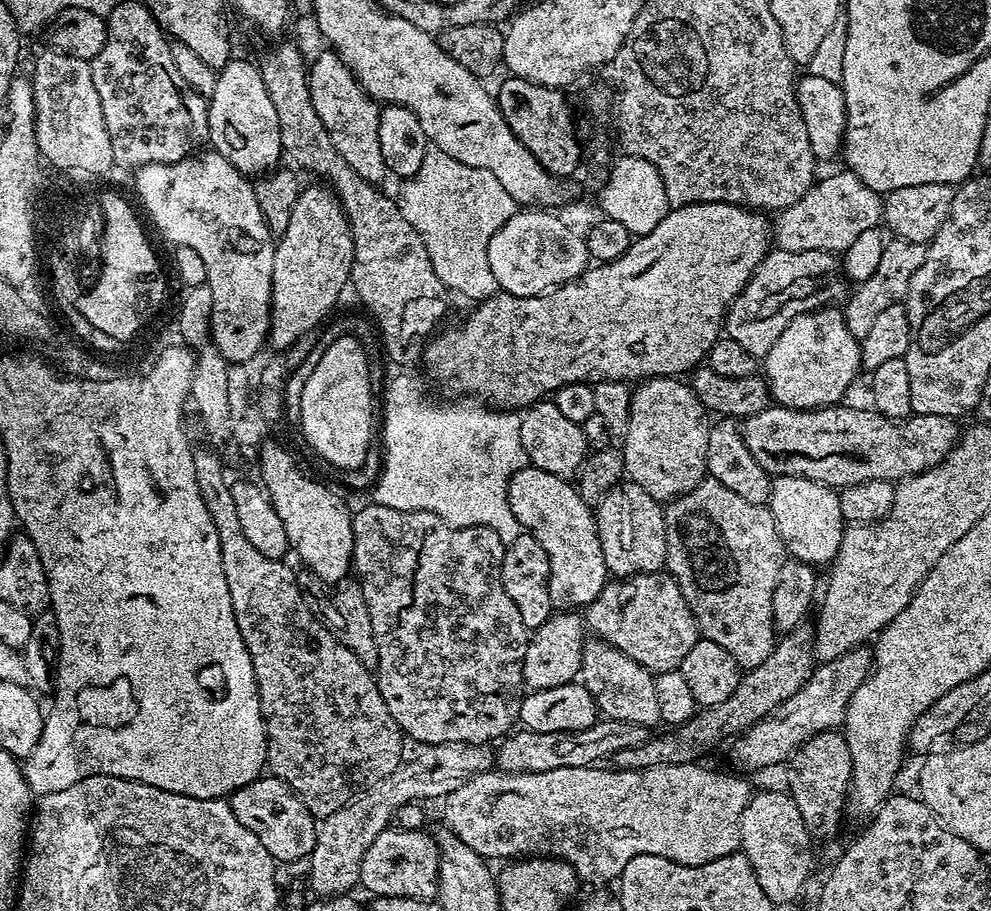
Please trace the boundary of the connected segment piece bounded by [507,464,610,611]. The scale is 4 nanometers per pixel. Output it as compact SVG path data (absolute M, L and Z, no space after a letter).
M527 464L509 476L507 502L521 529L533 536L547 554L553 609L580 610L595 601L607 584L610 573L598 538L595 513L591 505L582 502L575 485L565 477Z

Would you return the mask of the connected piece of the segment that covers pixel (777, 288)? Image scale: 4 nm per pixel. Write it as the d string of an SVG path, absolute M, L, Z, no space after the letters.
M781 248L769 251L764 261L752 272L734 302L728 307L728 314L722 325L727 339L738 342L750 355L764 358L772 346L772 336L779 336L792 320L792 300L788 296L796 296L796 292L788 292L788 288L796 288L792 284L792 276L841 276L842 268L837 257L822 250L806 250L805 252L787 252Z

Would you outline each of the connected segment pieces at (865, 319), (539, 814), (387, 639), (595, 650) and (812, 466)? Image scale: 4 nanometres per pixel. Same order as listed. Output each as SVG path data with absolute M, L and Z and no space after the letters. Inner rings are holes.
M899 238L889 239L889 244L878 252L878 266L874 266L874 274L870 278L859 281L856 288L847 297L848 305L843 305L844 320L848 324L850 334L859 342L864 341L866 334L870 334L874 318L882 314L882 310L901 303L907 297L910 290L910 278L914 278L914 270L922 266L926 258L926 247L923 244L915 244L909 240Z
M703 763L691 764L659 764L642 770L626 770L621 772L608 766L593 766L590 768L563 768L562 770L546 770L545 772L501 772L489 770L479 775L472 776L464 785L445 796L442 800L444 805L444 820L447 831L454 833L459 840L466 842L470 850L474 850L479 856L489 861L496 860L499 856L504 858L531 858L543 856L553 860L565 860L581 881L588 884L604 884L607 880L615 881L626 870L626 862L630 858L642 854L654 854L667 860L673 860L677 866L685 869L697 868L699 864L709 864L723 856L731 856L740 846L740 815L742 810L751 802L754 788L751 788L745 777L727 776L724 772L715 772L712 768L703 768Z
M368 502L365 508L352 512L352 529L354 530L354 550L352 563L354 576L366 598L366 610L370 610L370 626L374 626L374 646L378 646L378 662L374 665L376 685L386 702L386 710L398 722L401 732L409 741L417 740L422 746L433 746L444 743L470 743L487 745L490 740L499 741L517 727L520 718L520 701L525 695L522 662L526 654L530 629L522 622L518 606L510 602L510 594L502 586L502 558L504 545L494 530L486 526L477 528L451 528L445 520L429 512L407 512L394 510Z
M585 639L578 676L584 688L595 698L597 709L607 719L634 722L649 730L655 729L655 724L661 723L658 698L654 694L656 681L653 673L605 640Z
M844 402L828 407L812 409L769 406L755 412L743 421L744 441L754 458L769 474L781 476L805 476L819 484L826 484L833 490L849 488L867 480L890 480L899 482L913 472L925 472L934 467L944 455L956 445L958 439L957 421L951 416L911 415L901 421L891 420L871 407L847 408Z

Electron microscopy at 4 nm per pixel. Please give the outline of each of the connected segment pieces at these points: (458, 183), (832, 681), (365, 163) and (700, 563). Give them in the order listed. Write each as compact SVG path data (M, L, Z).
M429 150L422 170L401 184L404 185L400 188L398 203L402 214L410 226L422 234L434 274L442 278L449 293L456 295L457 292L471 302L496 295L498 287L491 273L487 247L499 228L518 211L510 194L506 194L486 170L466 166L439 150Z
M842 654L842 658L834 658L833 660L825 660L819 666L813 667L812 676L802 686L802 690L798 690L798 694L794 694L790 698L786 698L786 702L782 702L782 706L778 706L764 720L759 720L756 725L748 732L743 732L741 736L731 741L728 756L737 764L745 773L756 772L759 768L772 768L775 764L780 764L789 759L792 753L800 748L814 734L819 732L831 732L839 729L844 723L844 715L850 706L850 698L854 698L854 690L858 690L858 686L862 686L862 682L868 677L874 663L874 654Z
M334 50L327 51L314 62L311 61L309 67L308 85L314 110L330 135L334 148L353 167L354 172L371 184L381 185L390 174L378 141L381 107L364 91L349 65Z
M706 478L701 484L694 486L694 490L677 496L664 508L664 525L666 526L666 554L668 555L666 568L678 582L678 586L682 590L682 598L686 598L690 610L694 614L699 635L710 642L718 642L718 646L722 646L722 650L726 650L726 654L730 654L730 658L734 658L734 662L739 664L741 669L747 670L766 662L766 658L776 647L778 639L776 624L772 621L774 582L778 582L778 570L782 570L786 559L784 543L778 534L778 526L774 526L772 512L763 504L746 502L746 498L734 494L734 490L726 490L726 486L722 486L722 482Z

